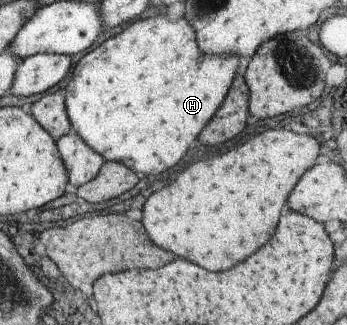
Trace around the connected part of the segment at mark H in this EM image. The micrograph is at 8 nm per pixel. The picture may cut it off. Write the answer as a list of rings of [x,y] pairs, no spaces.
[[[165,16],[149,17],[141,21],[133,21],[131,26],[123,29],[121,33],[117,33],[115,37],[109,37],[106,41],[103,41],[101,45],[97,45],[95,49],[87,51],[73,67],[73,73],[67,81],[67,85],[63,90],[64,93],[64,105],[66,117],[70,124],[71,132],[74,132],[87,147],[92,151],[95,151],[104,162],[116,162],[125,165],[129,170],[133,171],[139,176],[157,175],[163,173],[167,169],[175,167],[181,158],[185,155],[189,149],[192,141],[198,137],[201,129],[209,122],[209,119],[213,117],[215,111],[223,104],[225,97],[227,96],[229,87],[236,76],[236,70],[238,68],[238,58],[236,56],[207,56],[201,54],[197,48],[193,31],[190,24],[185,22],[182,17],[177,21],[168,21]]]

